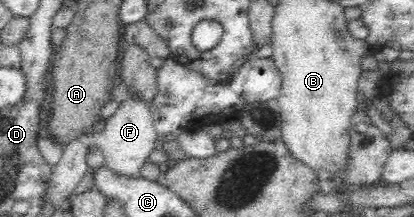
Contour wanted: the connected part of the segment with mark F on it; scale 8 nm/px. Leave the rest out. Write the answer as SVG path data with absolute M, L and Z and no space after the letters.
M129 96L109 119L99 123L89 138L91 145L102 151L102 163L105 167L119 177L139 179L142 177L141 169L147 164L149 154L156 149L157 139L151 109Z

